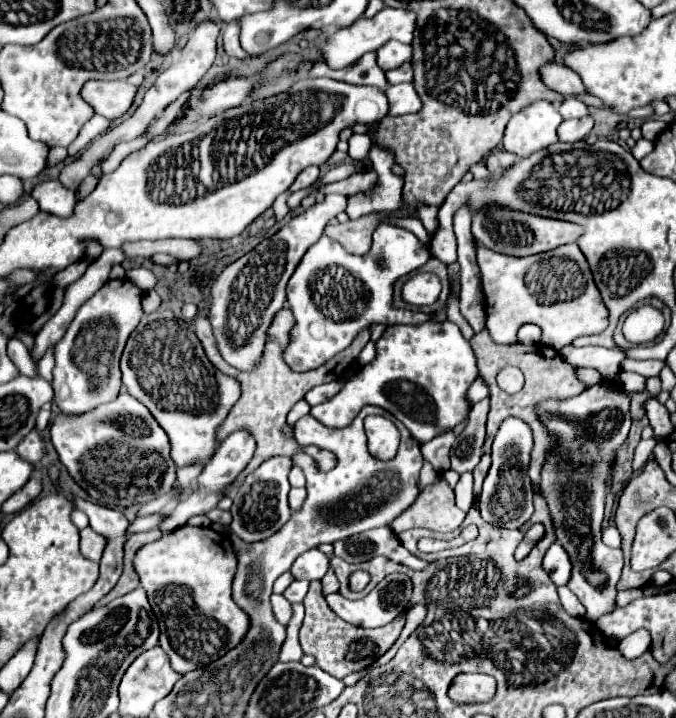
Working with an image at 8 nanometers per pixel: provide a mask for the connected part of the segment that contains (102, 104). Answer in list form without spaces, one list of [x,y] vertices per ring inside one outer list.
[[[88,81],[84,83],[80,95],[94,109],[94,113],[116,119],[122,117],[132,105],[136,87],[124,81]]]

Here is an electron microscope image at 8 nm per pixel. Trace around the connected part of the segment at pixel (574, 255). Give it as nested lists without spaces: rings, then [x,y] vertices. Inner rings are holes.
[[[478,241],[474,243],[486,297],[486,329],[494,343],[516,343],[518,329],[526,323],[534,323],[542,329],[540,341],[560,351],[570,345],[572,339],[596,335],[608,327],[608,311],[594,285],[586,257],[576,243],[530,257],[510,257],[490,251]]]

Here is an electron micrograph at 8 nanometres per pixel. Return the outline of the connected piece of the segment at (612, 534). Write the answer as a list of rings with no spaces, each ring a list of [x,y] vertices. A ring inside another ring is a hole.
[[[614,525],[606,527],[606,529],[602,531],[602,541],[604,541],[608,547],[620,547],[620,533],[618,533],[618,529],[616,529]]]

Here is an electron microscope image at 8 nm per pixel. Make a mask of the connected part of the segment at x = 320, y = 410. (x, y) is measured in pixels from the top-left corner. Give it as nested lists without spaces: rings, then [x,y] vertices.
[[[454,323],[390,325],[376,341],[374,361],[364,365],[354,379],[346,381],[328,403],[312,407],[310,415],[326,427],[340,429],[348,426],[364,405],[378,405],[402,421],[410,435],[424,445],[466,419],[470,407],[464,397],[476,377],[474,351]]]

